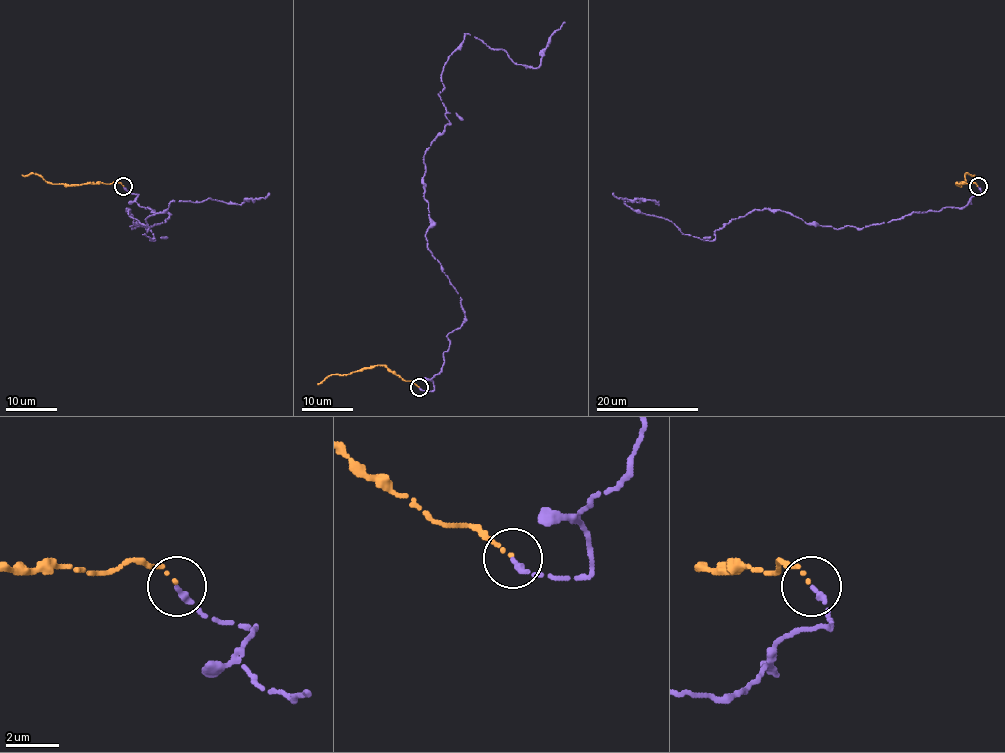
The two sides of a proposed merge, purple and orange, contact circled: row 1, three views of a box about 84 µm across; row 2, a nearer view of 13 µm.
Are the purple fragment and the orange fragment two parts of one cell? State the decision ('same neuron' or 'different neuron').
same neuron

